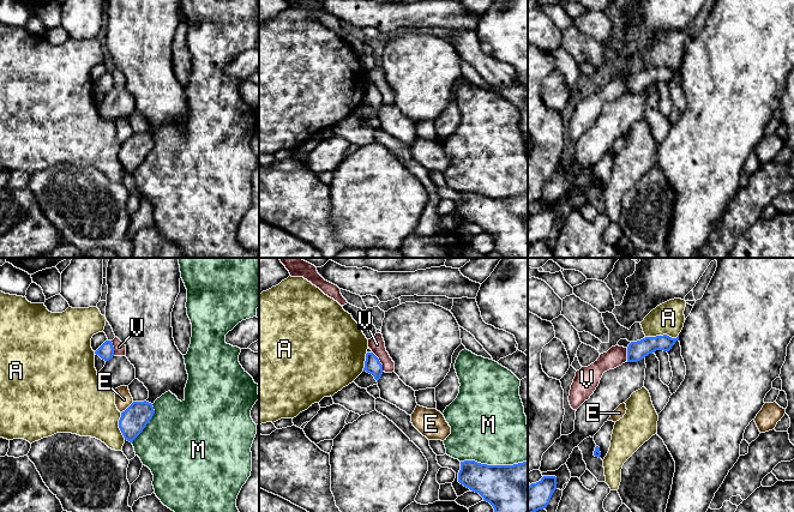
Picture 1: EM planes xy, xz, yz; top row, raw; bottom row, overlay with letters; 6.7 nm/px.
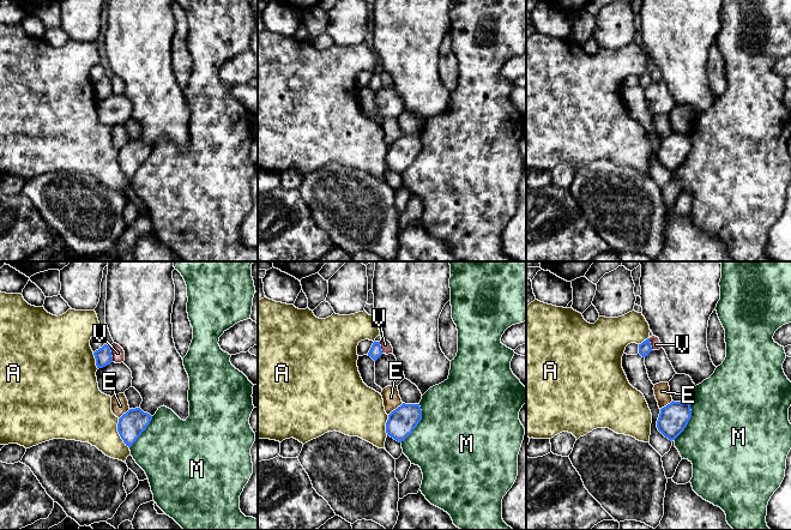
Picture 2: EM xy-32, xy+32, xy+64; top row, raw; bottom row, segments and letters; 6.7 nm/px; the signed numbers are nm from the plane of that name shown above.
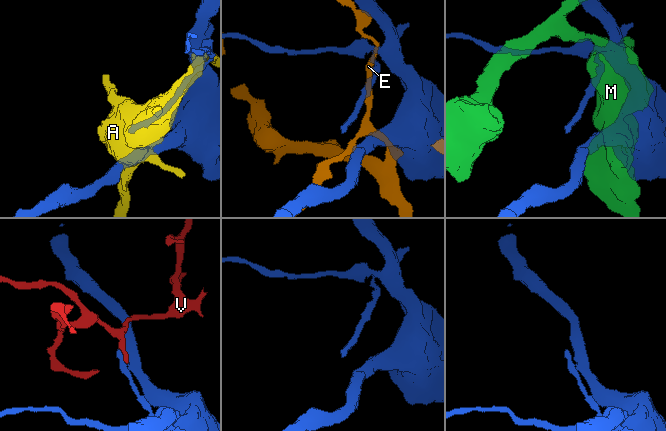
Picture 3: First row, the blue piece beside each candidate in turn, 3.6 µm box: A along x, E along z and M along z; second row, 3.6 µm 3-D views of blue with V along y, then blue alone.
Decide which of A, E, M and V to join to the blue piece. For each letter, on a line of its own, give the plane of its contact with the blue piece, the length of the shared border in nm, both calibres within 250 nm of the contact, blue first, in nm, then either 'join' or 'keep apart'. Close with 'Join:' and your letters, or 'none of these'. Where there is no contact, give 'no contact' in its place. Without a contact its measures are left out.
A: yz | 220 nm | 130/220 nm | keep apart
E: xy | 120 nm | 180/110 nm | keep apart
M: xz | 440 nm | 400/480 nm | keep apart
V: xz | 150 nm | 110/110 nm | keep apart
Join: none of these

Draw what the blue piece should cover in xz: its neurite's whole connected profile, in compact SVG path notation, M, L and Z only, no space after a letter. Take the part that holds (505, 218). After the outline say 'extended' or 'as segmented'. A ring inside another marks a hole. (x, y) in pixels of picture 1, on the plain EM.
M464 192L458 213L489 234L503 258L528 258L528 193L487 197Z; as segmented

